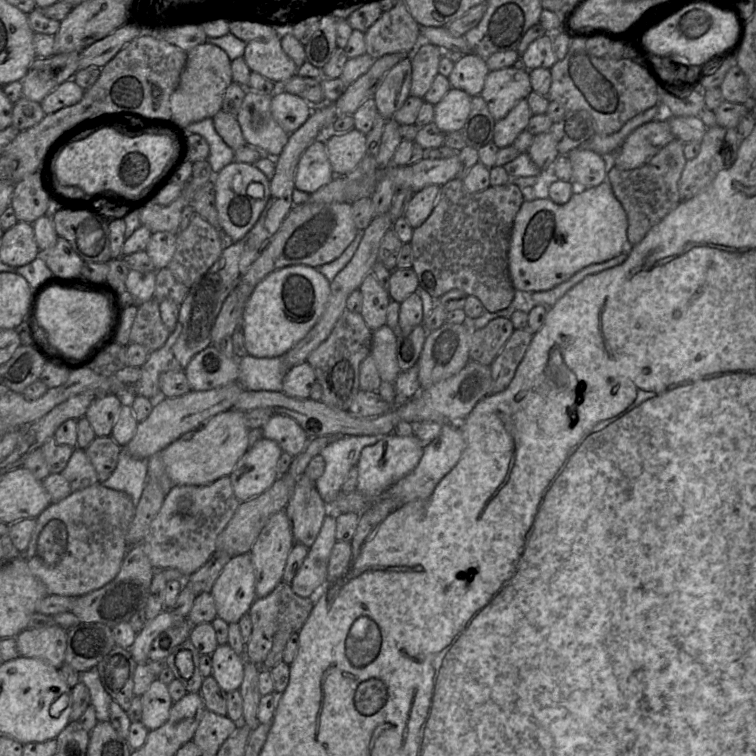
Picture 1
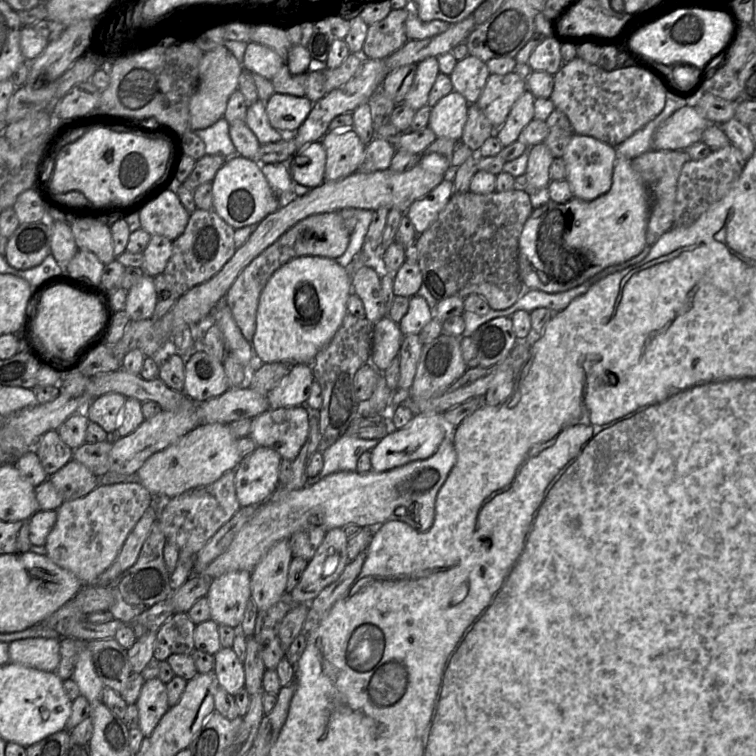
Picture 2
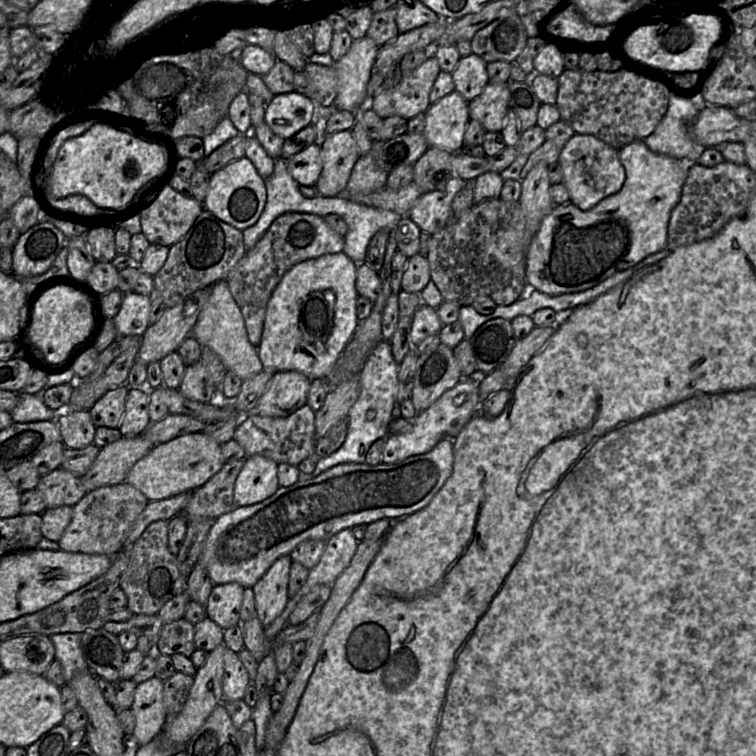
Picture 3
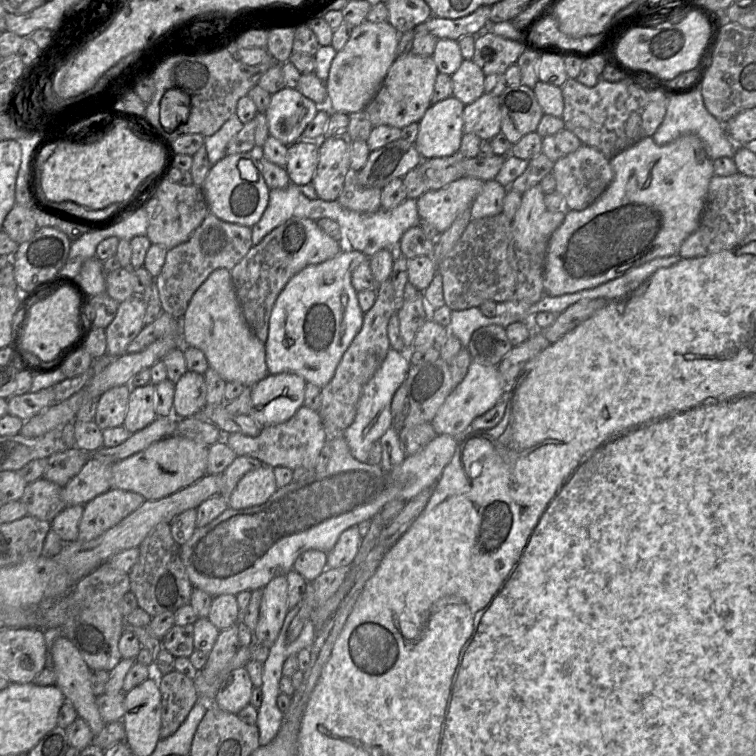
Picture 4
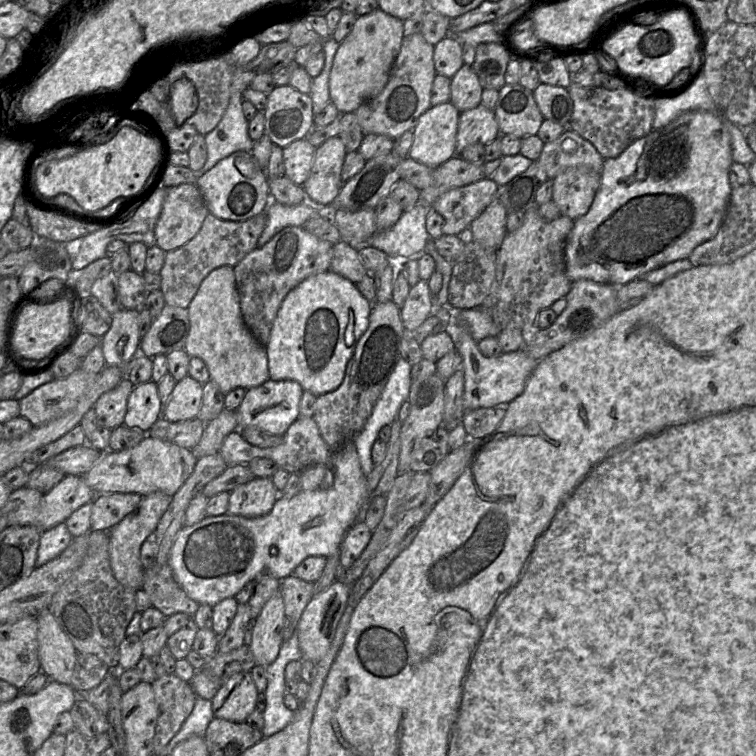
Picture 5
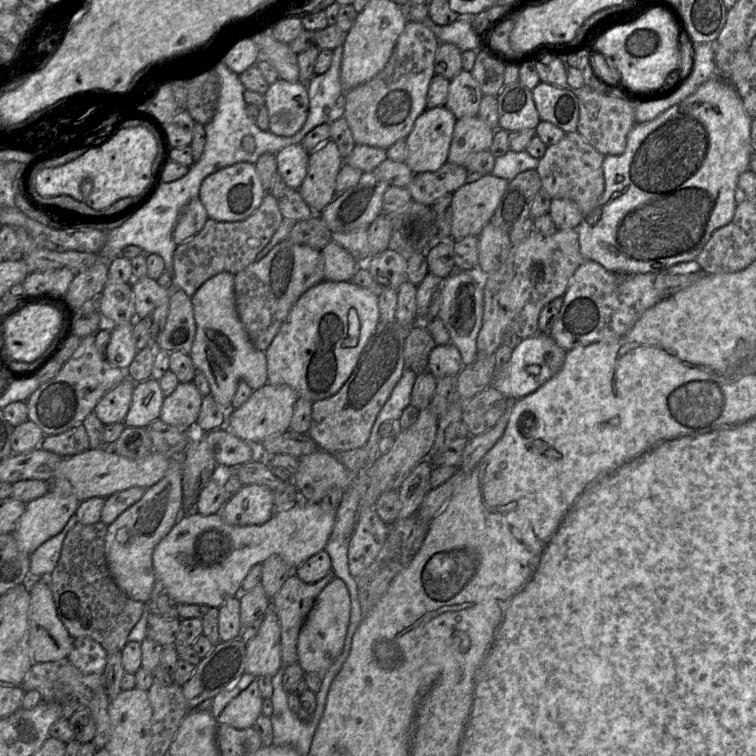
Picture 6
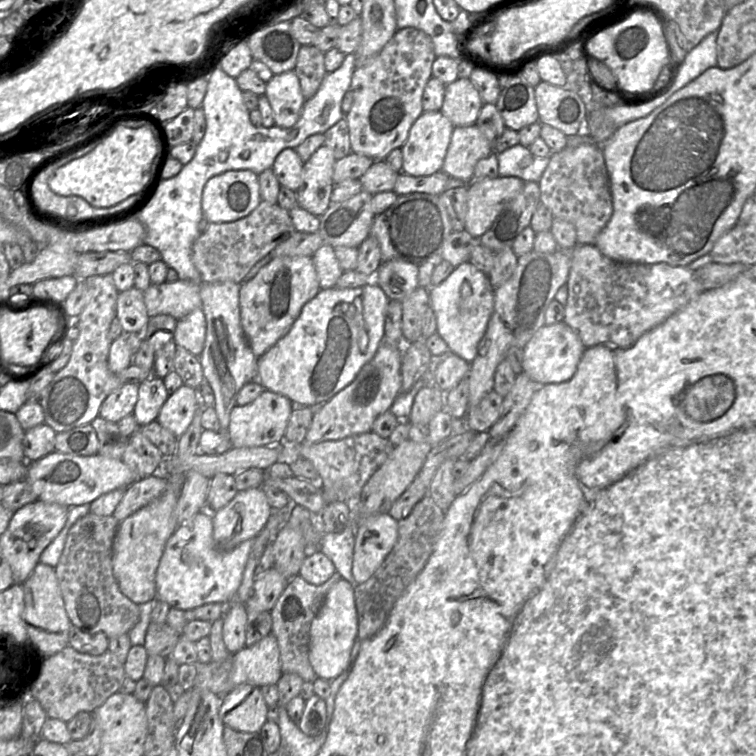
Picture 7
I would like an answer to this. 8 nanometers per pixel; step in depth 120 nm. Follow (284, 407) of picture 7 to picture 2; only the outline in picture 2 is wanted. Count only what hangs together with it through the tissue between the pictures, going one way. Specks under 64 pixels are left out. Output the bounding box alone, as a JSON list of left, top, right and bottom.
[267,365,313,409]

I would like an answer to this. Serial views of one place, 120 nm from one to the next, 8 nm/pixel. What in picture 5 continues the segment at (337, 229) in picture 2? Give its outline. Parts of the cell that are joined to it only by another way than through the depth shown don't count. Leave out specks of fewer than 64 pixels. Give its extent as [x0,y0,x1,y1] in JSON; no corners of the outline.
[233,226,333,345]

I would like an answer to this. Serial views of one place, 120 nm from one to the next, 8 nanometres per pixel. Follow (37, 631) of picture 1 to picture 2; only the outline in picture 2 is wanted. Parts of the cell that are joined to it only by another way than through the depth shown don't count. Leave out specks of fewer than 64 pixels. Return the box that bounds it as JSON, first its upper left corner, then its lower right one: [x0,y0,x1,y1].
[9,638,60,672]

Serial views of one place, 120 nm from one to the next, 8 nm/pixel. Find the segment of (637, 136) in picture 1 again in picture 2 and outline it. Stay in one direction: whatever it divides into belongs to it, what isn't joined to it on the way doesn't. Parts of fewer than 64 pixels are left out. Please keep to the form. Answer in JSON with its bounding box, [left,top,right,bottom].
[653,104,716,150]

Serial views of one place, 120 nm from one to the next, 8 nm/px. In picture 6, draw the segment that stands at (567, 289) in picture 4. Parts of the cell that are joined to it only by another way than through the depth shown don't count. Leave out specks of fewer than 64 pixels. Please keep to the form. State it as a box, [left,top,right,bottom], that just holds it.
[577,75,752,274]

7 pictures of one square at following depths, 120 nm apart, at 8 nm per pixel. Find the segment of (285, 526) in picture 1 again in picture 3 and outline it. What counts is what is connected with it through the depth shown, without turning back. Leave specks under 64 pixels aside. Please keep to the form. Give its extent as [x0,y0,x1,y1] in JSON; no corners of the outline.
[252,555,291,627]

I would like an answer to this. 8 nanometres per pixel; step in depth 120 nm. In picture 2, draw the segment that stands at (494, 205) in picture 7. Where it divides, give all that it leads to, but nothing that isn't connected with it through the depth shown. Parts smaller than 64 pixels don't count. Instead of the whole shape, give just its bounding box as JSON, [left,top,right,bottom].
[406,174,454,234]

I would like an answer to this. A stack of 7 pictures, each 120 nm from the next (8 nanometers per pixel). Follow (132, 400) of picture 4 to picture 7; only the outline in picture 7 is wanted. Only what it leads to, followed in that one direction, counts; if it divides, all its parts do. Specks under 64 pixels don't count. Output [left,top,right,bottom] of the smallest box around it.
[132,376,169,426]

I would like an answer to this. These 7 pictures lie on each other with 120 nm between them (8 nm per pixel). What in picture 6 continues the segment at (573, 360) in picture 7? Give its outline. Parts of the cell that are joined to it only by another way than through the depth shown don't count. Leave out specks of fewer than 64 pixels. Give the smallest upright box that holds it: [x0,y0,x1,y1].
[491,332,567,399]

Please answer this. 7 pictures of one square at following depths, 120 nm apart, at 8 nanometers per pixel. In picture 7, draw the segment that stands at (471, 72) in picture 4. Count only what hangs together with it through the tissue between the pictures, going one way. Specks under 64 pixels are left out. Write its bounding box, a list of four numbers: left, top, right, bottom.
[441,78,484,127]

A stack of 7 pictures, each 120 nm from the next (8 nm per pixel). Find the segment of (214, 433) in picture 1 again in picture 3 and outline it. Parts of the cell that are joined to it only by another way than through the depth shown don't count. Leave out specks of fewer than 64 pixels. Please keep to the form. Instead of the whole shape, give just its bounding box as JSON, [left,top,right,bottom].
[126,432,225,501]

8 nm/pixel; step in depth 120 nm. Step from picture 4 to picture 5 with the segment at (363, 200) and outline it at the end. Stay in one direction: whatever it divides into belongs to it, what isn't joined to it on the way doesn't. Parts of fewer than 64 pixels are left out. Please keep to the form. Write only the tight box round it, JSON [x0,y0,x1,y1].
[334,209,376,250]

